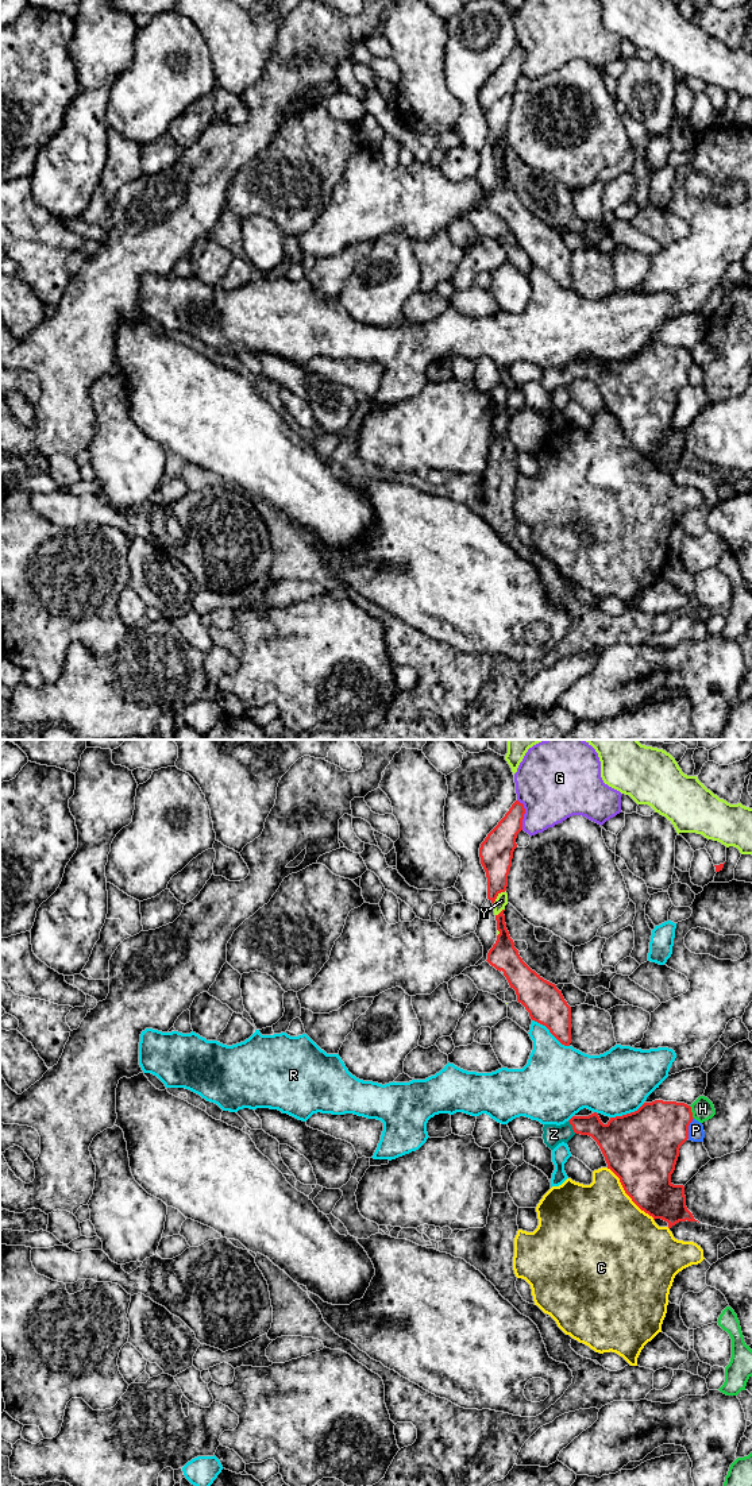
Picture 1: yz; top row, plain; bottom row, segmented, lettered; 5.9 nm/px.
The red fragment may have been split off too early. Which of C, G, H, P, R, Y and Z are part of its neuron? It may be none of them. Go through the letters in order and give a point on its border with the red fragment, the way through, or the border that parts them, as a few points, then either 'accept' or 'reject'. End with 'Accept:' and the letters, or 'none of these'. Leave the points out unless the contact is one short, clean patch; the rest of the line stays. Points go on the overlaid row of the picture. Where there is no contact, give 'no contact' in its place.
C: contact yz (627, 1193); reject
G: contact yz (524, 813); reject
H: contact yz (691, 1112); reject
P: contact yz (687, 1129); reject
R: contact yz (551, 1033); reject
Y: contact yz (496, 898); reject
Z: contact yz (573, 1127); way yz (613, 1138), (594, 1127), (573, 1127), (565, 1133), (554, 1134); accept
Accept: Z

